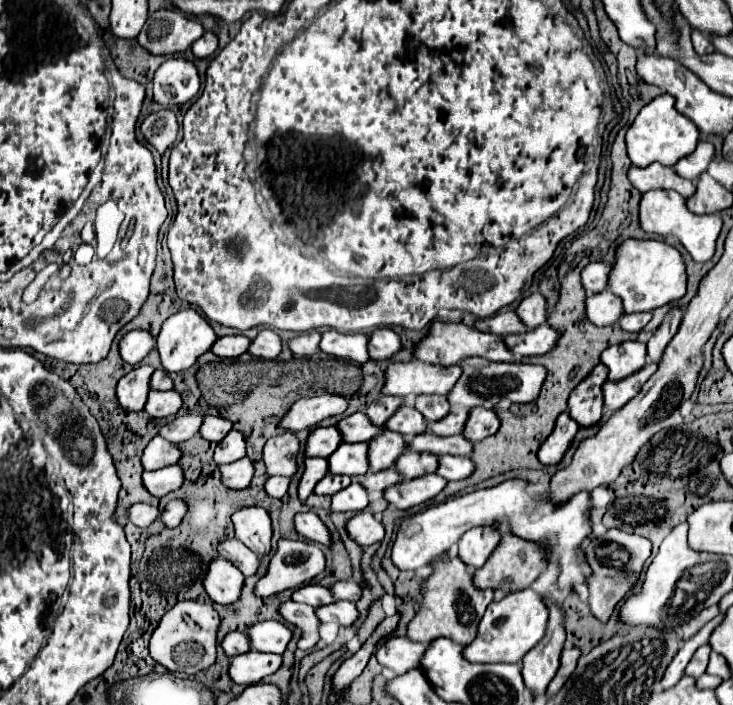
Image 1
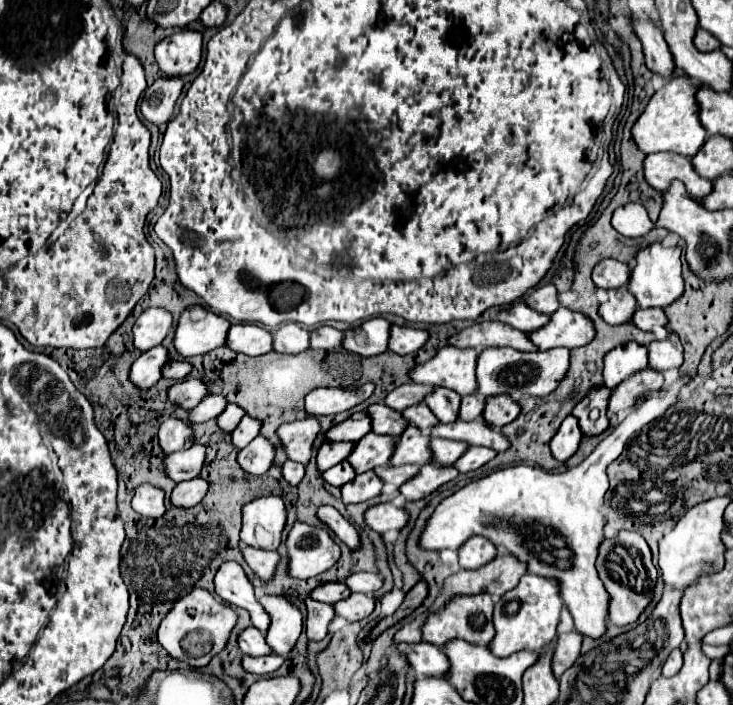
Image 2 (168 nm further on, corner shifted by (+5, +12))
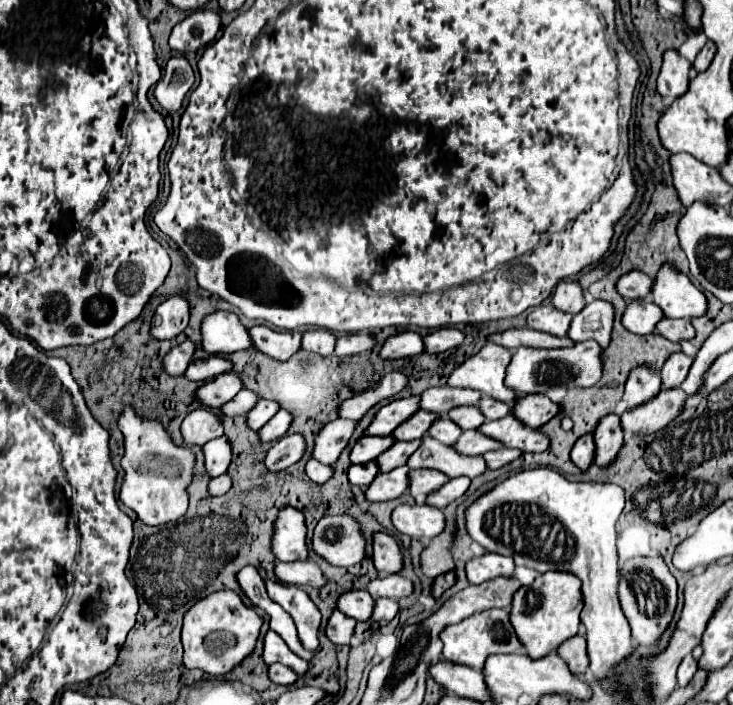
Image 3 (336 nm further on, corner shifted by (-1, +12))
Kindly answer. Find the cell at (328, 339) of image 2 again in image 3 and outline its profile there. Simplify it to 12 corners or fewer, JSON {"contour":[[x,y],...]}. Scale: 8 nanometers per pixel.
{"contour":[[343,334],[337,340],[337,356],[353,356],[373,350],[371,334]]}

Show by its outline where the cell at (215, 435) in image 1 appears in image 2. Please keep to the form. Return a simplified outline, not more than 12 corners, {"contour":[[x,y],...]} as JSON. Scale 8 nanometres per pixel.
{"contour":[[229,404],[217,424],[223,432],[233,432],[245,412]]}

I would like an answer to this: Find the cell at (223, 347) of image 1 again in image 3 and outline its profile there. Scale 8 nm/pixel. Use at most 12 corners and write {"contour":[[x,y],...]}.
{"contour":[[253,326],[253,346],[275,360],[301,350],[299,330]]}

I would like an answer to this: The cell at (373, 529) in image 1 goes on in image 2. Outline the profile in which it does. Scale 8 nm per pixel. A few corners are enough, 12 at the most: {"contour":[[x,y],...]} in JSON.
{"contour":[[375,504],[363,520],[375,532],[401,530],[409,514],[393,504]]}

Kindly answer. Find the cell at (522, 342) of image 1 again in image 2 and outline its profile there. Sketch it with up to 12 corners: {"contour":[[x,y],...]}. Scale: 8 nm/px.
{"contour":[[559,308],[527,336],[537,350],[587,344],[595,330],[585,314]]}

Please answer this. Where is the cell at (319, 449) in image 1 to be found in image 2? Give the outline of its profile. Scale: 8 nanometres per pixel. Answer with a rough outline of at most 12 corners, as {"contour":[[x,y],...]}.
{"contour":[[365,412],[333,424],[325,442],[357,442],[371,430]]}

